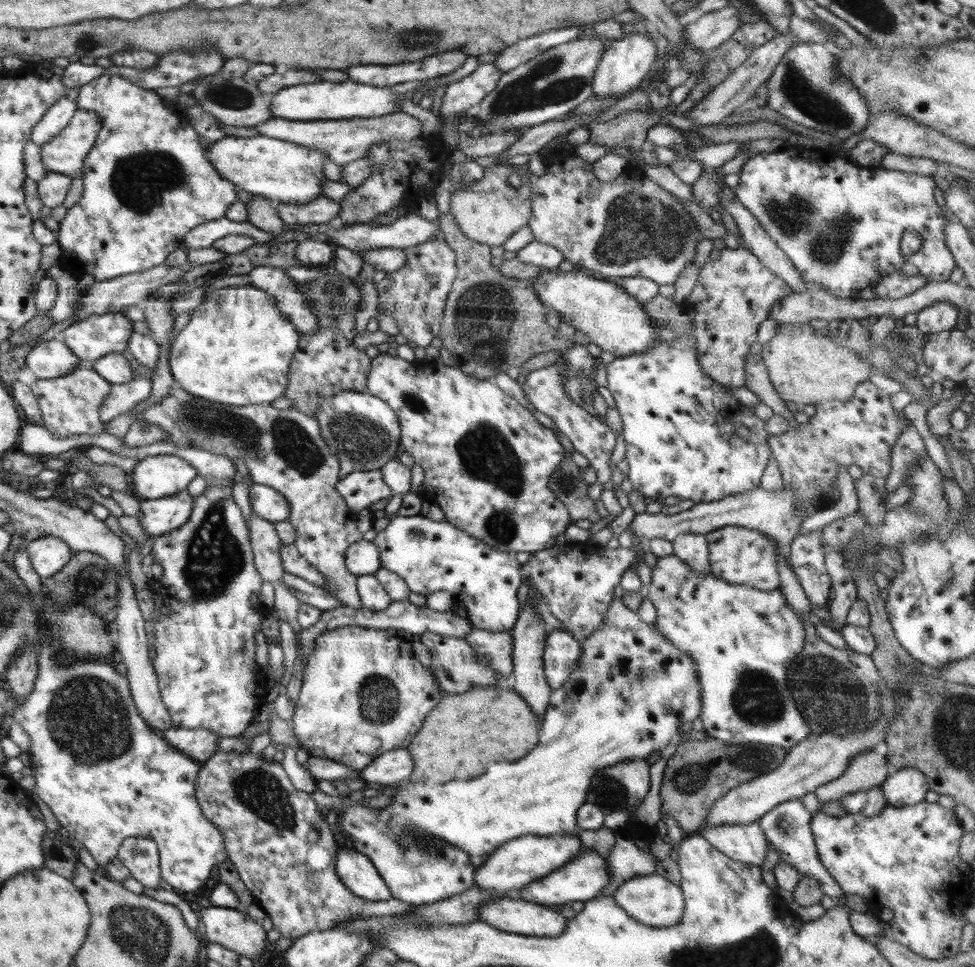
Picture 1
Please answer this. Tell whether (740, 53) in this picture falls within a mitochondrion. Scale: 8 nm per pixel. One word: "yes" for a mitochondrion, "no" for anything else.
no

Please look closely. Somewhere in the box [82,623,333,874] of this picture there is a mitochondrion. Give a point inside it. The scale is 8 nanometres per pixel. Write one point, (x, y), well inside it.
(261, 792)

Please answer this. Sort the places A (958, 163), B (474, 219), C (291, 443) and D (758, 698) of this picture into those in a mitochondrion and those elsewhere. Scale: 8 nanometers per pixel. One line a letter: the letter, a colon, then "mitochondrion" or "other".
A: other
B: other
C: mitochondrion
D: mitochondrion

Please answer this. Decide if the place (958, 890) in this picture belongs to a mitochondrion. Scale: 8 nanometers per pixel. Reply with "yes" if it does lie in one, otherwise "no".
no

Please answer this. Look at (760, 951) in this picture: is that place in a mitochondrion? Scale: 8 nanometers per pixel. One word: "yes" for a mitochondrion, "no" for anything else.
yes

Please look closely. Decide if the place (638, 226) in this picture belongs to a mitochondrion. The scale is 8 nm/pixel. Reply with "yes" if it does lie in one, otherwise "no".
yes

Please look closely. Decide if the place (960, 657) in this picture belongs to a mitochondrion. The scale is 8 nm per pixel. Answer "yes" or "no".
no

